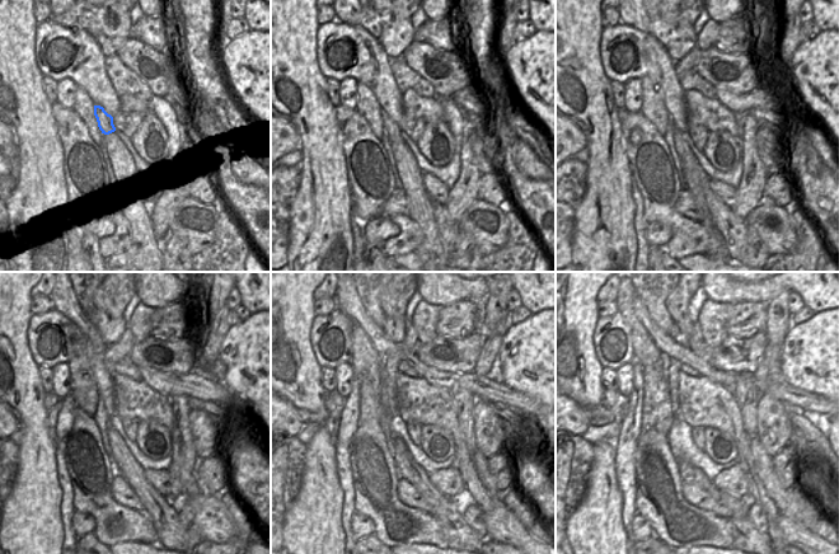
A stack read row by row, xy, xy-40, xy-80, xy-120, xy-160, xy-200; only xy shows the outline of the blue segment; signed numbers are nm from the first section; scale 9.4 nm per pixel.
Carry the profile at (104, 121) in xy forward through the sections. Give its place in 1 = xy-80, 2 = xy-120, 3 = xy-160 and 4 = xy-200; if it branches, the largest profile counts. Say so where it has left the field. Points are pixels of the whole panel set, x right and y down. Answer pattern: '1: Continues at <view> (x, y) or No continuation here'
1: Continues at xy-80 (671, 132)
2: Continues at xy-120 (165, 520)
3: Continues at xy-160 (457, 530)
4: Continues at xy-200 (743, 529).

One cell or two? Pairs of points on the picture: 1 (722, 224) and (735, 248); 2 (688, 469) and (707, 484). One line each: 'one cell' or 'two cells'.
1: one cell
2: one cell

